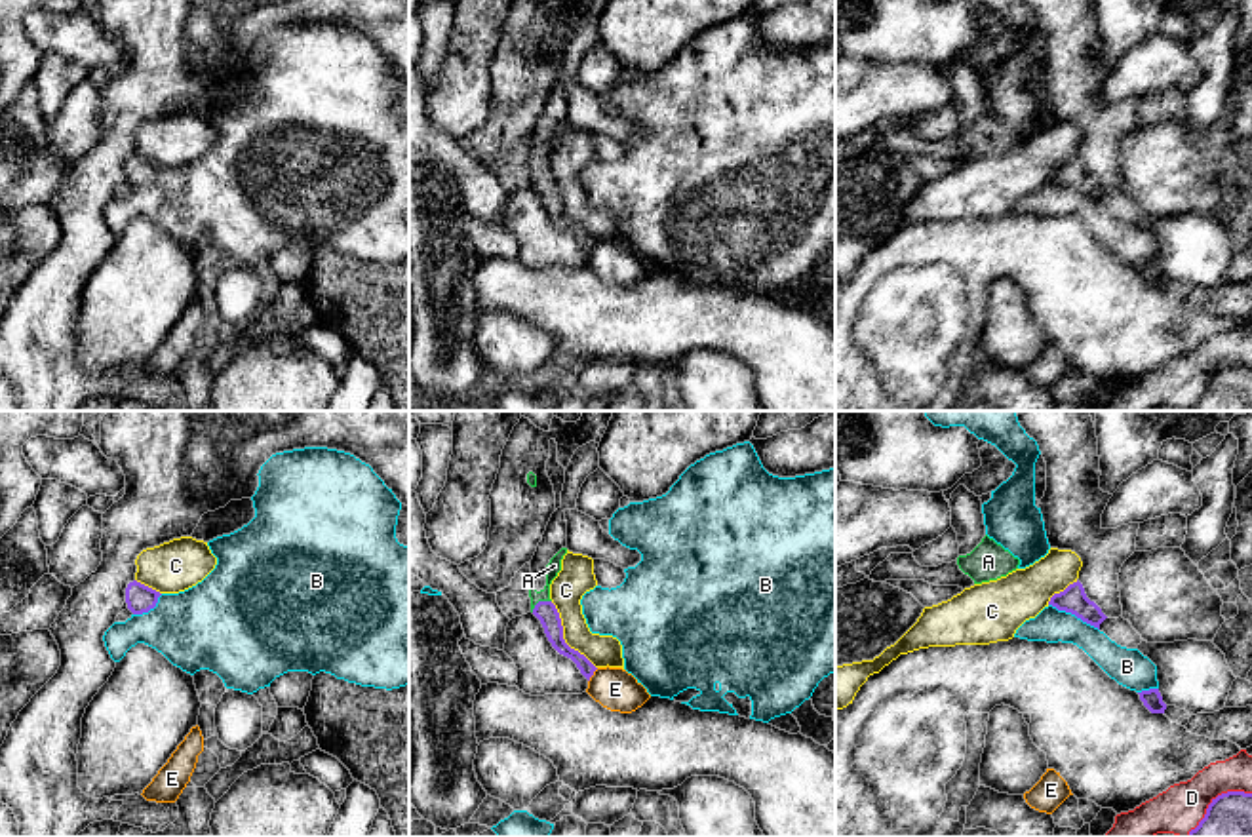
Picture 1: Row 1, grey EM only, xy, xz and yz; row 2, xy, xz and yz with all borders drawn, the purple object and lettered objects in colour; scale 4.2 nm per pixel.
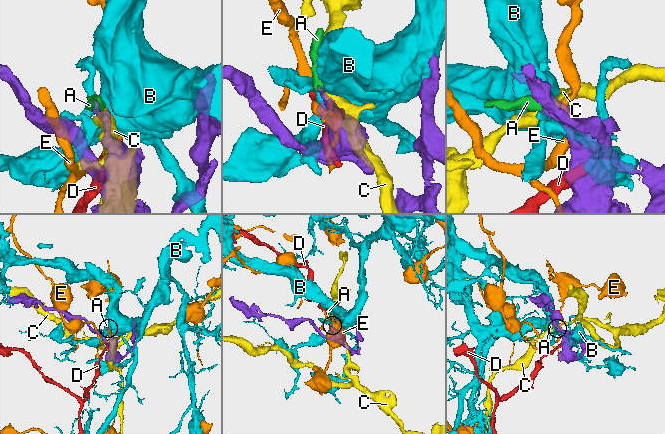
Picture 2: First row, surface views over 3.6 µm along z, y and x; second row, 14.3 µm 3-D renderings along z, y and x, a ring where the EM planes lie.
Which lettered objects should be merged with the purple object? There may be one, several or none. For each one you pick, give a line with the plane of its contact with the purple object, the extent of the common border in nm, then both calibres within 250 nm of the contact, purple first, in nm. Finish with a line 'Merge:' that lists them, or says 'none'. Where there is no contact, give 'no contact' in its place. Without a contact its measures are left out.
A: xz | 100 nm | 90/60 nm
Merge: A

